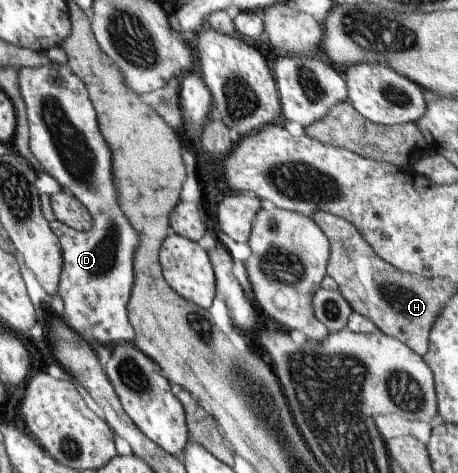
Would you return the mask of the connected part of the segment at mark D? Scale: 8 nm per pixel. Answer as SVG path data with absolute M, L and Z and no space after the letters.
M50 61L45 63L42 67L21 67L17 71L17 75L17 84L19 85L19 90L27 109L27 120L29 123L29 146L32 150L32 153L35 155L36 161L44 165L44 171L46 171L49 175L54 177L56 181L58 181L58 183L61 185L62 191L72 191L75 197L87 207L87 210L93 217L93 226L91 227L91 230L87 232L79 232L78 230L72 229L69 225L62 223L60 220L55 219L53 222L49 222L51 230L59 239L61 245L61 254L63 257L63 268L59 279L58 293L64 302L64 313L62 319L64 319L65 323L82 338L84 338L84 330L88 331L88 333L90 333L90 337L92 337L92 340L88 341L88 343L91 343L94 340L109 348L114 347L117 344L132 343L135 336L135 331L128 317L127 303L130 299L132 284L134 283L133 257L135 254L135 249L138 247L139 239L136 230L130 225L130 222L128 219L126 219L124 212L118 205L117 193L112 175L112 154L108 144L106 143L106 140L104 139L104 136L101 134L97 120L97 113L94 109L94 106L92 105L92 102L90 101L87 87L85 86L85 83L68 67L68 65L57 64Z

